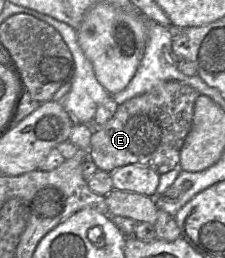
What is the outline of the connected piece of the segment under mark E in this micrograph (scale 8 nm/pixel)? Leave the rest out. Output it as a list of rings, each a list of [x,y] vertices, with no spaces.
[[[165,81],[149,92],[117,105],[115,114],[105,125],[93,127],[88,156],[98,170],[106,172],[128,164],[149,167],[159,175],[173,170],[179,165],[199,95],[194,88],[181,82]]]

